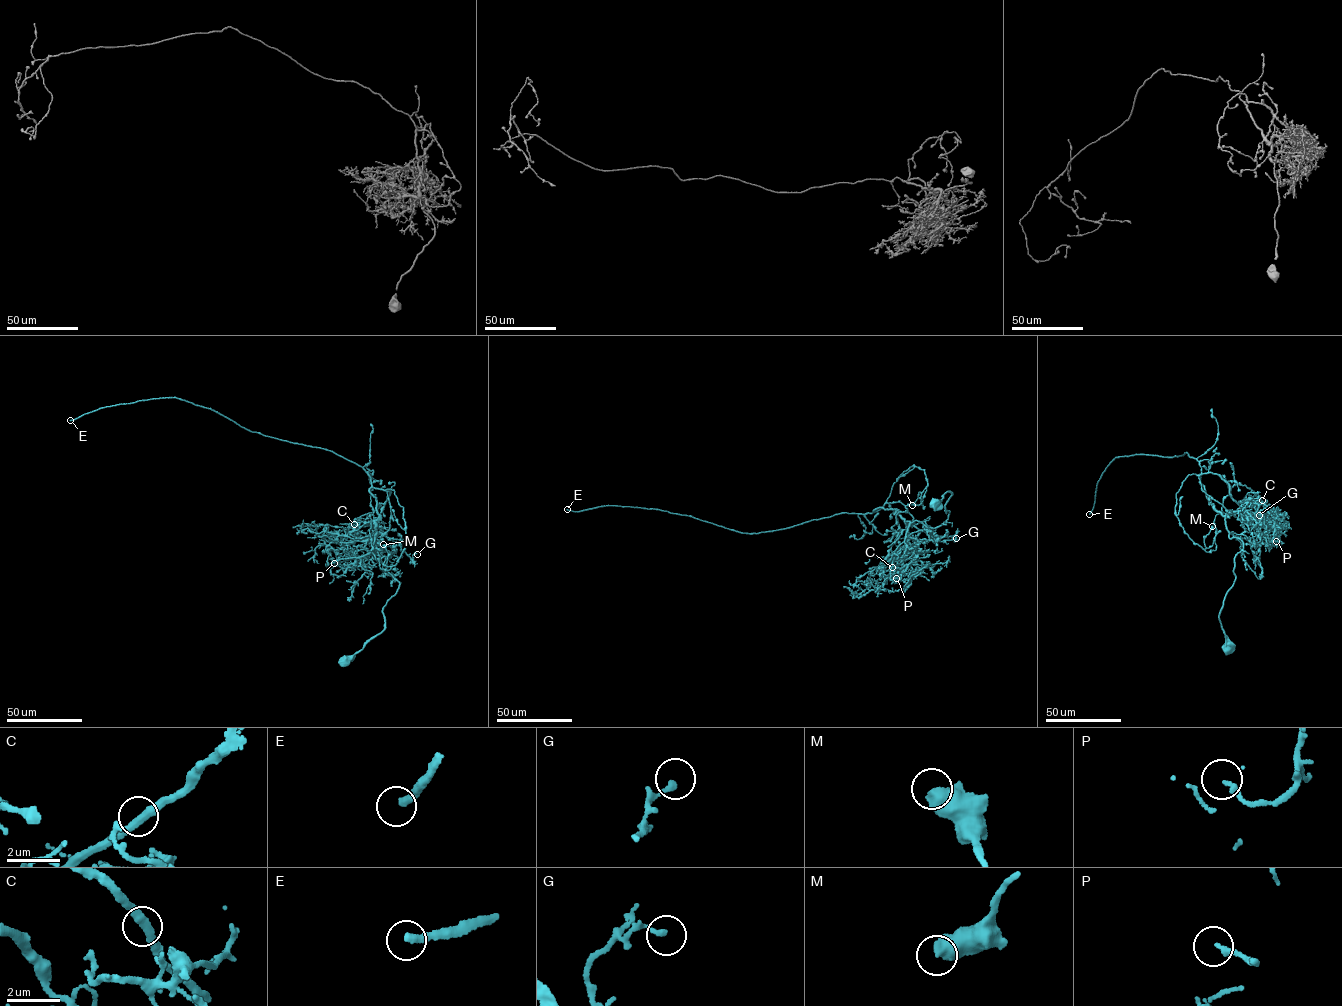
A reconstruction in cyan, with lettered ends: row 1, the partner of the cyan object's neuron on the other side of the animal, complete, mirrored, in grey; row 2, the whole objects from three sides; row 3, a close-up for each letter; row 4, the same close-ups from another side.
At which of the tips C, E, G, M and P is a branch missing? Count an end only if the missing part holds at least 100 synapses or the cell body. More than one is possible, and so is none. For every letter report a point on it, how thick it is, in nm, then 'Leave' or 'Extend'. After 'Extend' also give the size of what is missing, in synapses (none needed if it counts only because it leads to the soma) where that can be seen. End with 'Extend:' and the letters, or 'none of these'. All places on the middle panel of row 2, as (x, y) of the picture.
C: Place: (892, 567). Thickness 320 nm. Leave
E: Place: (567, 509). Thickness 260 nm. Extend. Roughly 250 synapses
G: Place: (956, 538). Thickness 190 nm. Leave
M: Place: (912, 505). Thickness 700 nm. Leave
P: Place: (896, 578). Thickness 190 nm. Leave
Extend: E

